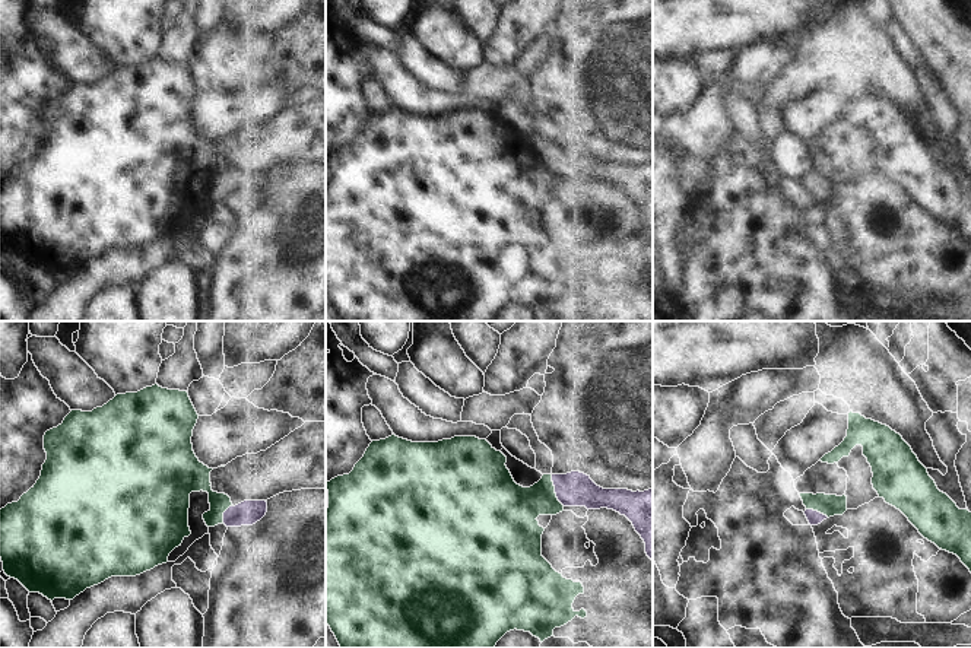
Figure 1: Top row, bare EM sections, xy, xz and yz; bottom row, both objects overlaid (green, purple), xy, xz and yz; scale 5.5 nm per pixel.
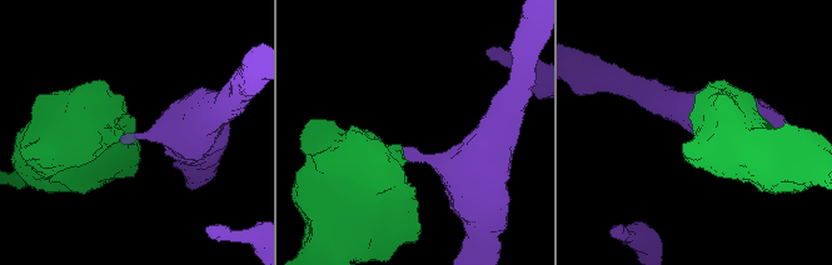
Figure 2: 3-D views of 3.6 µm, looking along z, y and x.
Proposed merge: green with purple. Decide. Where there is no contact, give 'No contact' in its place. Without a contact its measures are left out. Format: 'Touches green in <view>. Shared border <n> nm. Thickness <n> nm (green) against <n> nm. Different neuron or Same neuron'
Touches green in xz. Shared border 190 nm. Thickness 280 nm (green) against 190 nm. Different neuron.

